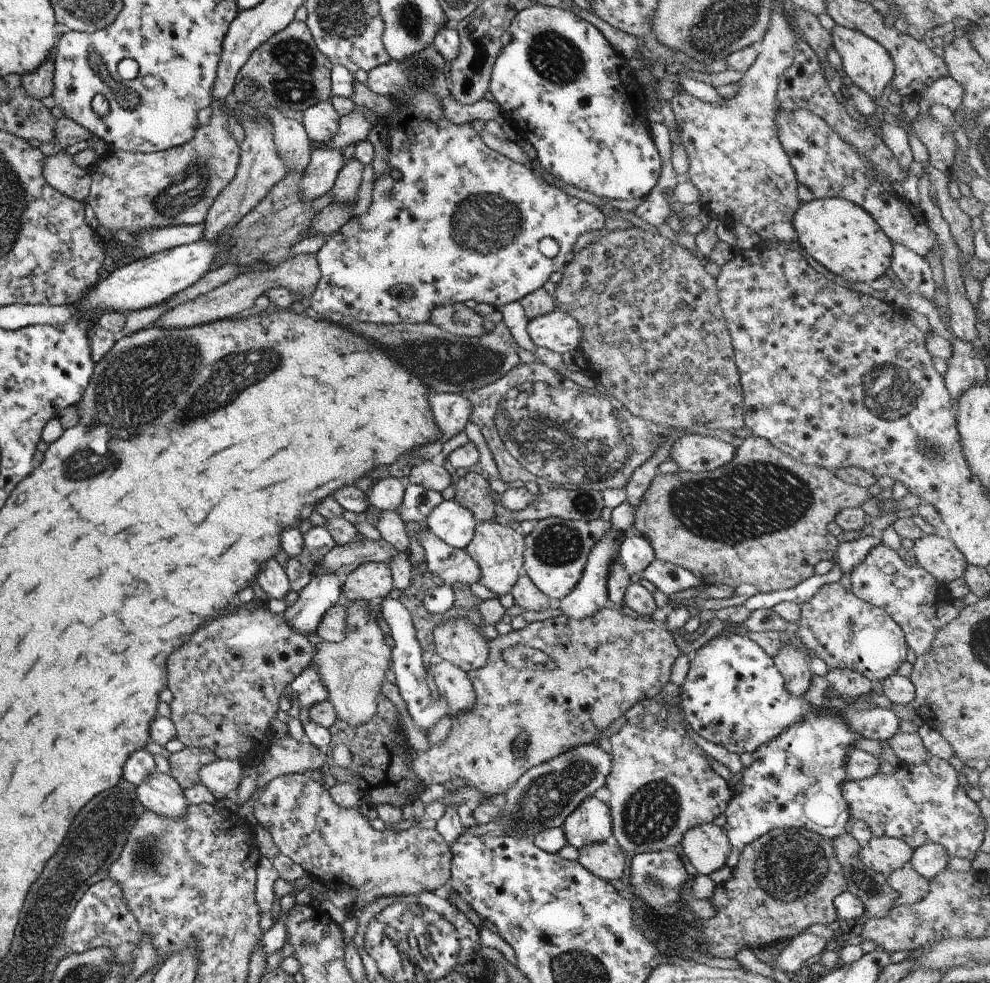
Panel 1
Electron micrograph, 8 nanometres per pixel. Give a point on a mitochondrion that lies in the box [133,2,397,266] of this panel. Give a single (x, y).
(293, 57)

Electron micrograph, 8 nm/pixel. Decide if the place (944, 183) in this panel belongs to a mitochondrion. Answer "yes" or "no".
no

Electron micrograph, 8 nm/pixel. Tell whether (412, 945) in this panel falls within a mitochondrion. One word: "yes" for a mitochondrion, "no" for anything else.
yes

